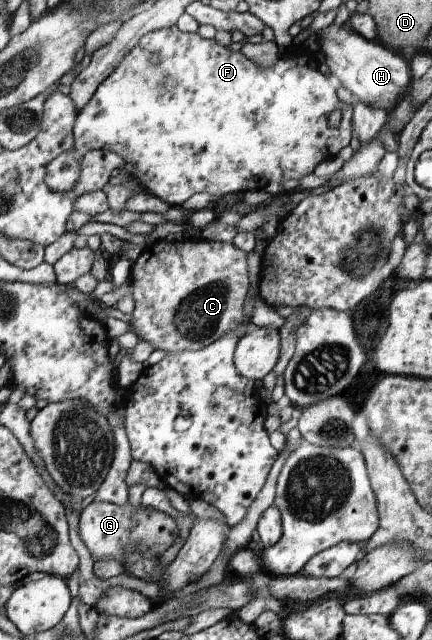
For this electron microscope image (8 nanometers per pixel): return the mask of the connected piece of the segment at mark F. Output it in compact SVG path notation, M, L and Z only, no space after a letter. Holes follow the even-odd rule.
M176 25L158 29L145 34L139 43L122 59L122 62L109 74L96 89L96 92L89 98L88 104L78 111L76 121L73 126L73 137L75 145L73 149L66 150L56 157L48 166L46 174L46 184L54 191L65 193L76 188L81 171L81 160L83 156L94 150L103 150L116 153L121 156L126 163L133 164L135 172L133 176L140 182L140 186L147 192L160 197L171 207L180 207L190 197L201 192L213 194L215 197L225 197L232 194L243 194L248 191L261 191L271 183L281 183L287 180L301 180L304 176L312 174L314 168L320 162L328 160L331 156L338 155L338 152L350 144L352 138L352 105L341 110L341 120L337 127L328 124L328 118L333 110L339 108L336 90L332 88L330 80L320 74L318 69L319 61L316 53L312 53L308 48L297 43L288 45L280 50L280 57L275 66L259 67L249 58L242 56L239 46L220 46L214 39L202 38L196 33L183 33ZM151 54L159 54L161 60L157 65L151 62Z

